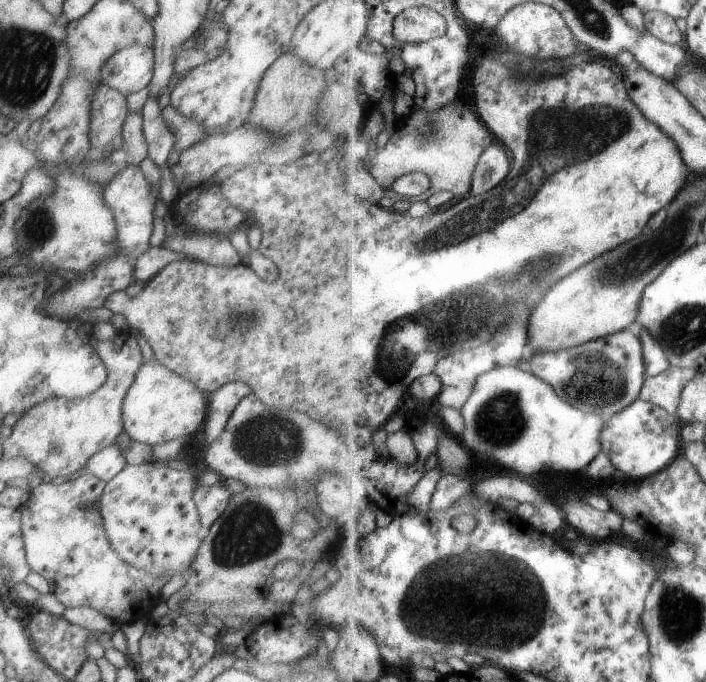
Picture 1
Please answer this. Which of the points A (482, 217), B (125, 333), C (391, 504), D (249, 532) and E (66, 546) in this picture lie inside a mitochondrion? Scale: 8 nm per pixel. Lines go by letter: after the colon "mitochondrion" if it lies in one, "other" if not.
A: mitochondrion
B: other
C: other
D: mitochondrion
E: other

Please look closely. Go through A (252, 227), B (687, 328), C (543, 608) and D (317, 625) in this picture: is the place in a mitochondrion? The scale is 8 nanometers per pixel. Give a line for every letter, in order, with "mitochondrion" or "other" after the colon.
A: other
B: mitochondrion
C: mitochondrion
D: other

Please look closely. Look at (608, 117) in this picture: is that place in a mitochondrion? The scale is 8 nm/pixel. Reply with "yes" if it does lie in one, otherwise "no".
yes

